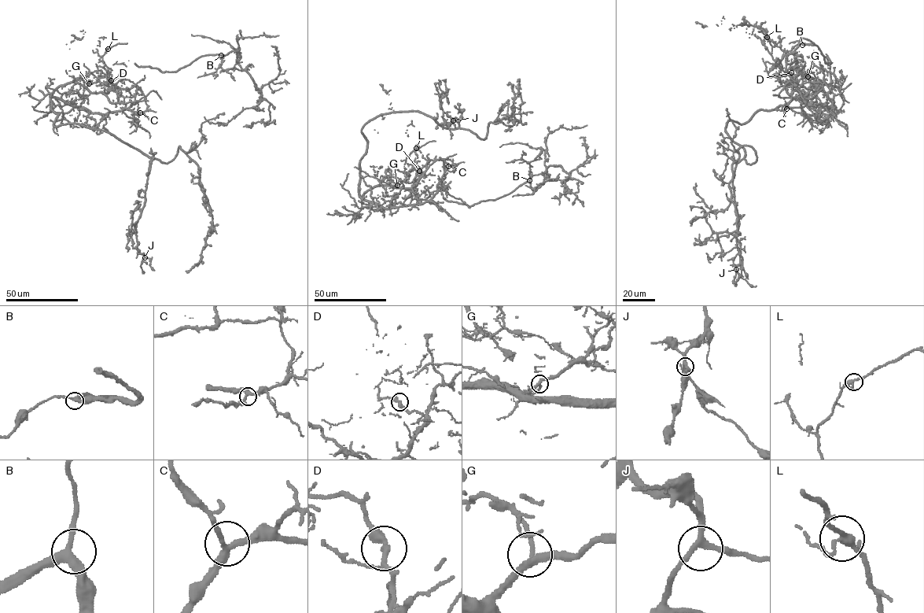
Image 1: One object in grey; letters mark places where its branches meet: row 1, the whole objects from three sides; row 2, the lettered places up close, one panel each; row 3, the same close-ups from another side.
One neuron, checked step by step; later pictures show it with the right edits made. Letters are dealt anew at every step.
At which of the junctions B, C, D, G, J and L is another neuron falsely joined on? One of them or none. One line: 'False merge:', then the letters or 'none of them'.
False merge: D

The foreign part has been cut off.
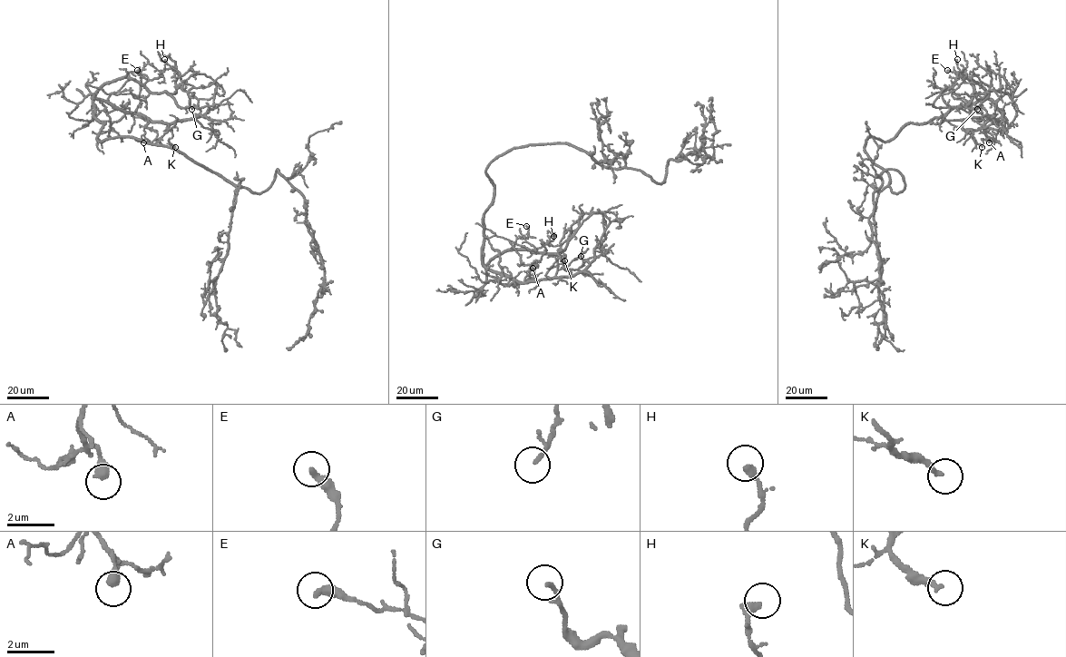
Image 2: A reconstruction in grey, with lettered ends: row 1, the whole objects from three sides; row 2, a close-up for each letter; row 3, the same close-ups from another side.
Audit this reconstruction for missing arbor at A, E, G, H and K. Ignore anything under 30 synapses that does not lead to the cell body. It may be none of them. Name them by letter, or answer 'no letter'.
no letter

